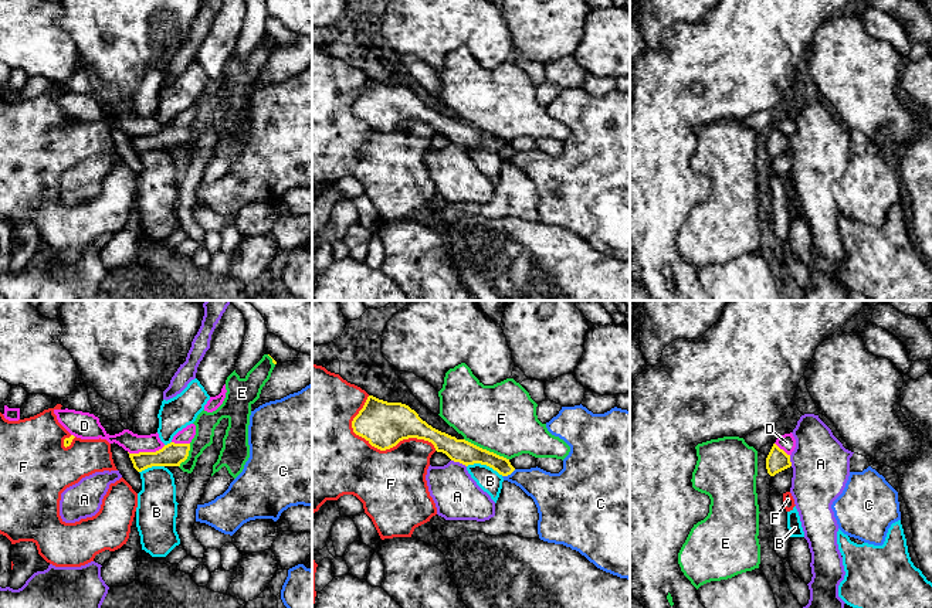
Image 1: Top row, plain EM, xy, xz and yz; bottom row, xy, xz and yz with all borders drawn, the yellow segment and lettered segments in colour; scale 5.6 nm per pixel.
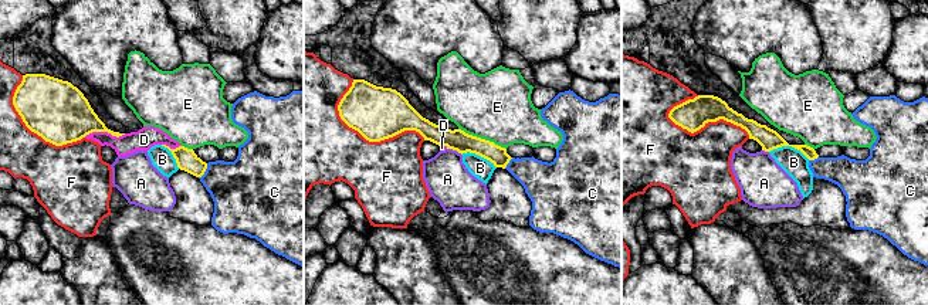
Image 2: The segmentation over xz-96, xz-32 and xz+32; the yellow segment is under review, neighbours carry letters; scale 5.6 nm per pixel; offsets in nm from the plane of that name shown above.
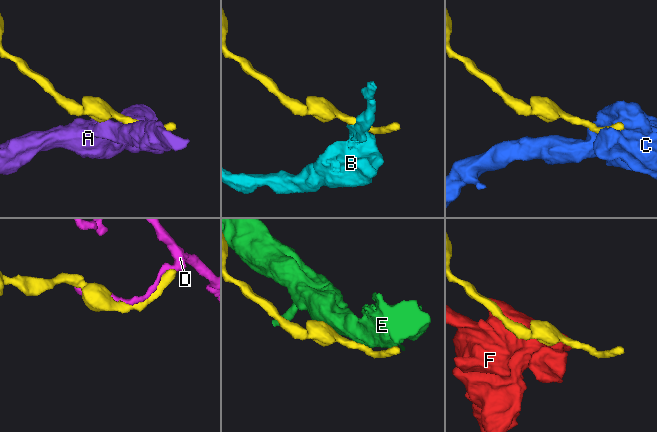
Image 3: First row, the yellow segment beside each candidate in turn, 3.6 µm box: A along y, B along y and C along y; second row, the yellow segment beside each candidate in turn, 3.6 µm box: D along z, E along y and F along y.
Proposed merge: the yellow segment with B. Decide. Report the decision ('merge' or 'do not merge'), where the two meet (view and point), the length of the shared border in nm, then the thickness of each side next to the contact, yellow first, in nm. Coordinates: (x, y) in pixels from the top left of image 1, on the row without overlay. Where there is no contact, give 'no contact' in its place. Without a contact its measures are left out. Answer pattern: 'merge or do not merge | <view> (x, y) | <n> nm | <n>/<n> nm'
do not merge | xz (485, 146) | 220 nm | 130/140 nm

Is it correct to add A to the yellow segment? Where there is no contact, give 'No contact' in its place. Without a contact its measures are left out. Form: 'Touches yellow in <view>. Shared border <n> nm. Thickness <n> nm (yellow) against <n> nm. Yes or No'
Touches yellow in xz. Shared border 100 nm. Thickness 130 nm (yellow) against 260 nm. No

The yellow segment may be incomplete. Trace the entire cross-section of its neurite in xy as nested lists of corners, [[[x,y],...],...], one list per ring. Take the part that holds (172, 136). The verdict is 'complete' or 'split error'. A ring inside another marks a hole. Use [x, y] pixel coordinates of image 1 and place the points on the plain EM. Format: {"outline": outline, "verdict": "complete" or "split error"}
{"outline": [[[170,125],[156,135],[129,136],[133,150],[142,154],[152,149],[180,149],[189,139],[190,126]]], "verdict": "complete"}

